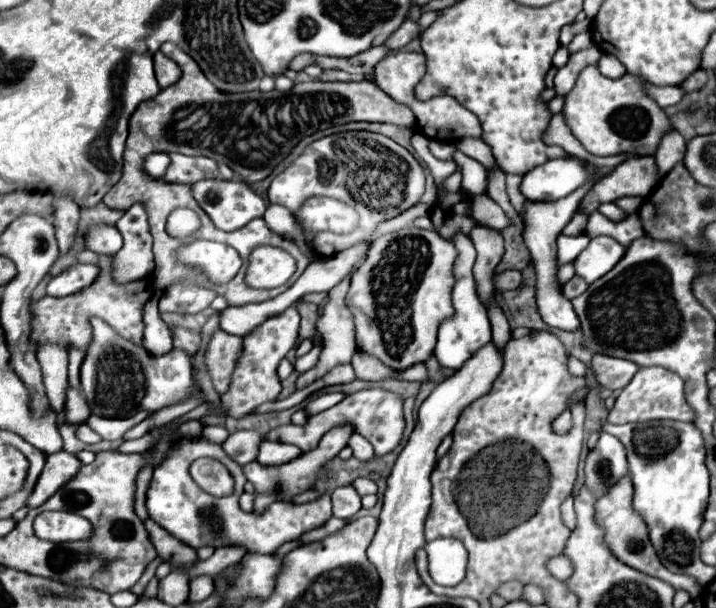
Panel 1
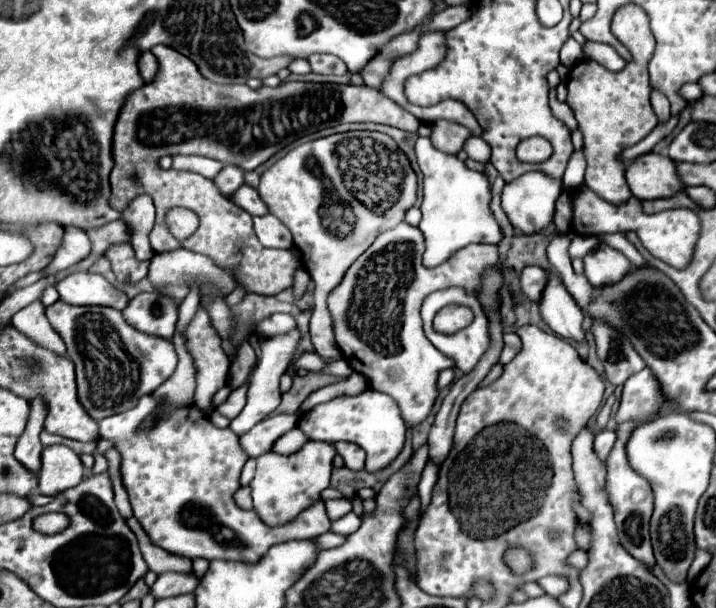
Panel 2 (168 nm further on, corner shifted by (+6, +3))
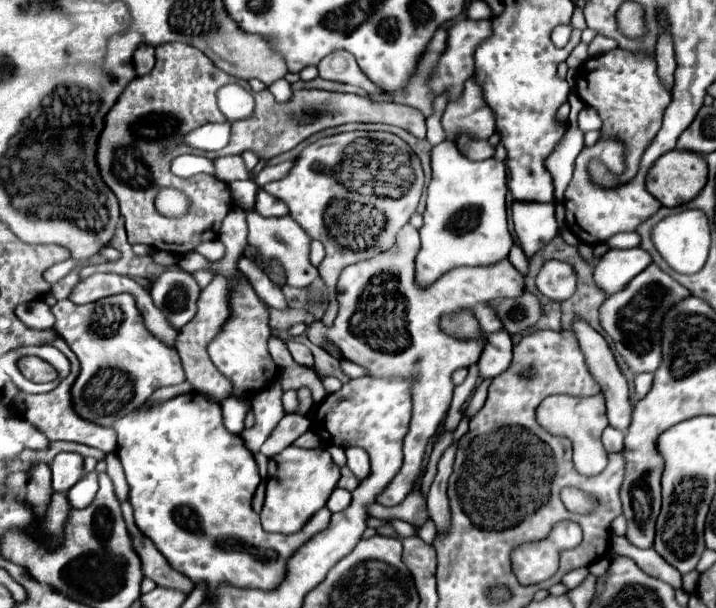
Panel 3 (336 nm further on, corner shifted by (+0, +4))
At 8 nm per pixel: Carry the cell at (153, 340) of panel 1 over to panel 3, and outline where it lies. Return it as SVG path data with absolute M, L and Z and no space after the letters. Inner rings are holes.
M172 269L156 279L150 295L154 305L162 309L162 313L166 313L166 317L174 321L174 325L184 327L196 315L200 287L190 273Z

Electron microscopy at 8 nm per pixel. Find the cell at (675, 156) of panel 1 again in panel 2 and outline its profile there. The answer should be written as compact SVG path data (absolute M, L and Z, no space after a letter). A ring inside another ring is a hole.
M652 92L652 108L654 108L660 124L668 122L668 118L670 118L670 102L668 102L668 98L664 94Z

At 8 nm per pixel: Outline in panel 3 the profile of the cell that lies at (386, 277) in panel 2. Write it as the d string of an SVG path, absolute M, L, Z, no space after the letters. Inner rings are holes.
M404 225L398 233L396 249L392 249L390 253L382 253L382 257L354 263L342 271L340 281L338 281L340 311L338 311L338 317L334 319L334 323L330 327L326 327L321 321L315 321L307 327L308 339L314 345L324 349L326 343L332 343L338 349L340 359L366 367L372 377L410 377L414 381L414 409L412 409L410 431L404 437L404 463L402 463L398 475L390 481L390 485L378 497L378 503L386 505L386 507L402 503L402 497L406 497L412 491L414 483L422 475L422 461L424 461L426 445L442 427L446 413L450 409L450 403L452 403L452 395L454 395L452 373L460 367L474 365L480 359L480 353L484 349L482 345L486 343L486 341L482 341L482 337L502 329L502 323L498 321L498 315L494 313L494 309L488 307L488 301L496 299L496 297L518 297L518 293L522 293L522 289L524 289L524 277L516 271L516 267L508 259L500 261L498 265L490 265L490 269L482 269L482 267L452 269L450 273L446 273L446 277L440 277L434 285L430 285L430 289L418 289L414 285L414 259L416 259L418 251L420 251L418 231L412 225ZM466 309L472 311L472 315L480 323L482 337L454 339L454 337L446 335L440 329L440 317L458 313L458 311L466 311Z

